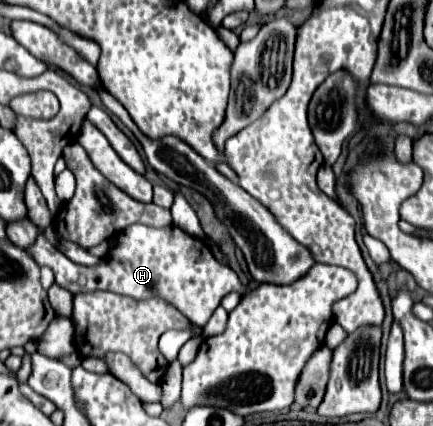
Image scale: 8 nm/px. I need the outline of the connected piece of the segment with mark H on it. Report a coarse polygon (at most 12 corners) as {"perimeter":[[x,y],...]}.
{"perimeter":[[132,224],[106,260],[74,264],[28,248],[72,294],[158,296],[200,328],[236,272],[178,226]]}

